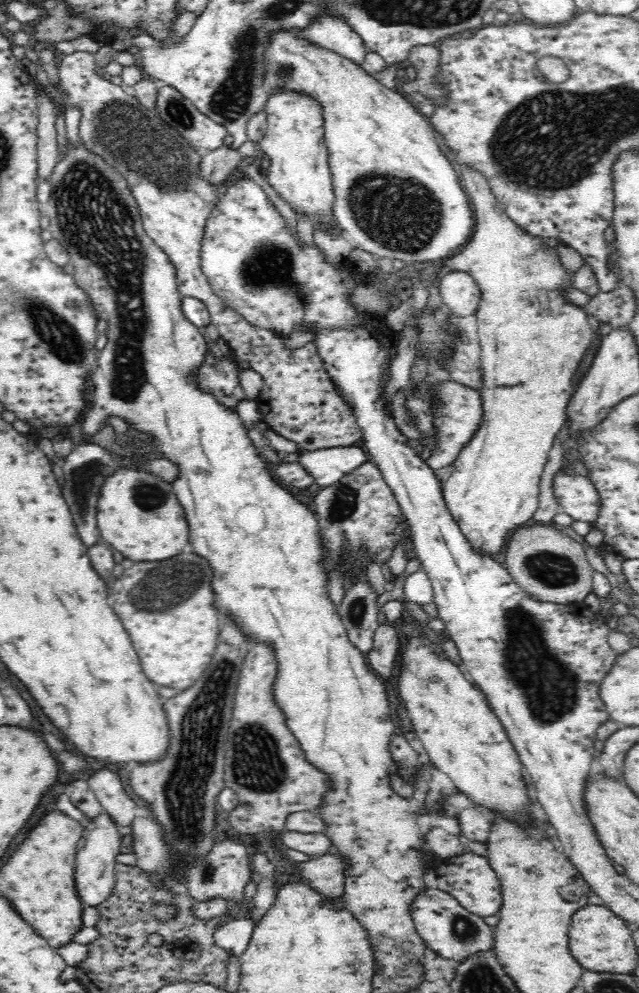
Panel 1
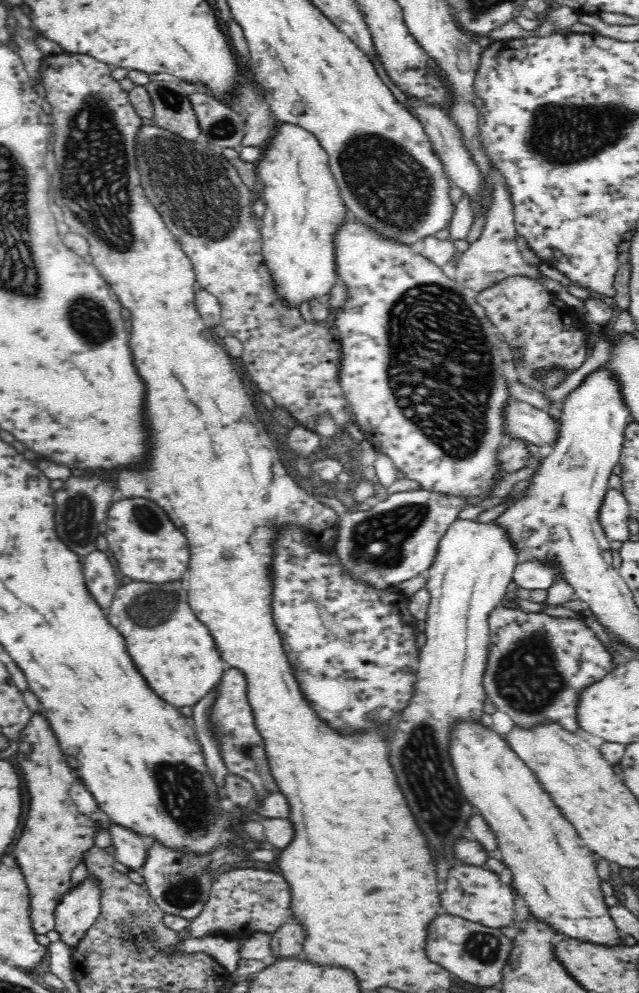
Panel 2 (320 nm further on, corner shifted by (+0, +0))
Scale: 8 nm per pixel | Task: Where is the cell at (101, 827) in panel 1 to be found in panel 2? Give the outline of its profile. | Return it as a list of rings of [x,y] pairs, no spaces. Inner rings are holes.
[[[89,874],[62,896],[55,911],[56,928],[60,940],[76,946],[84,933],[101,914],[102,883],[96,875]]]

